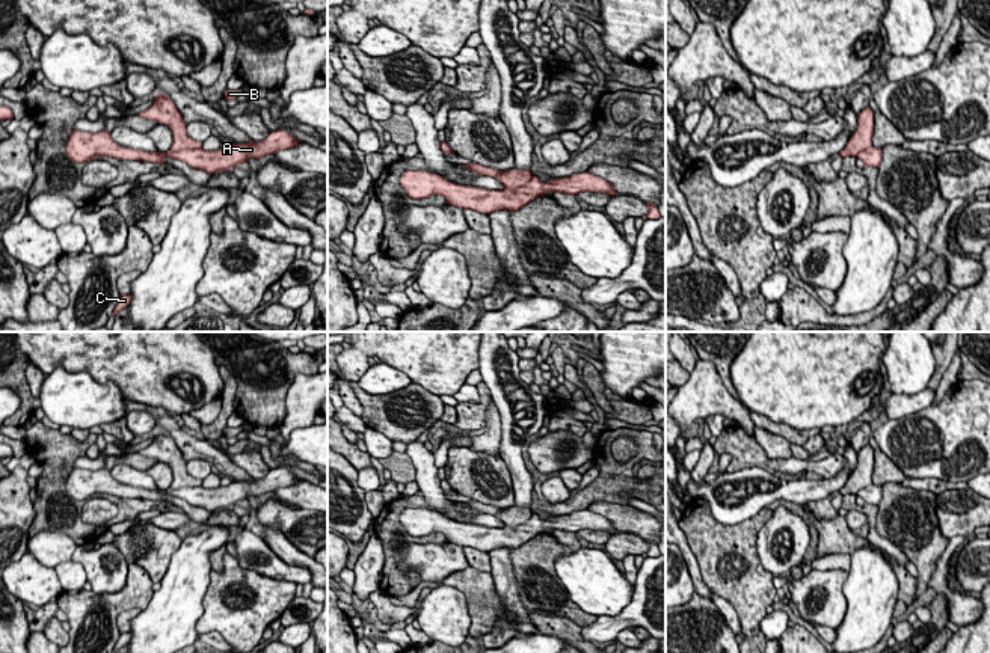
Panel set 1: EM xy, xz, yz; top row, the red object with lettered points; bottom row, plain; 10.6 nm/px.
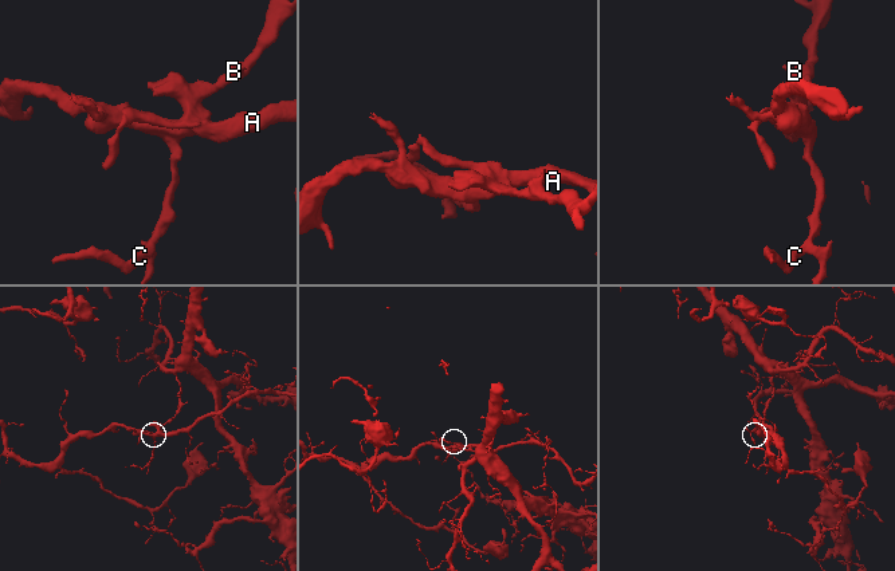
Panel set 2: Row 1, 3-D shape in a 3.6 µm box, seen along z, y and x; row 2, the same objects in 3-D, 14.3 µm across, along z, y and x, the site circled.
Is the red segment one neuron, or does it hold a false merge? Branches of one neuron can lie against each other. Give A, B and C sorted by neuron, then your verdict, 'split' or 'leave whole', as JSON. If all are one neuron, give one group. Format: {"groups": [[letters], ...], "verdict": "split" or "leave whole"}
{"groups": [["A", "C"], ["B"]], "verdict": "split"}

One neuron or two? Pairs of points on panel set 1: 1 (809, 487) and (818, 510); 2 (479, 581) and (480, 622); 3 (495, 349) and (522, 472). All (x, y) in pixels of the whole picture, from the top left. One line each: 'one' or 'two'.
1: two
2: one
3: one

